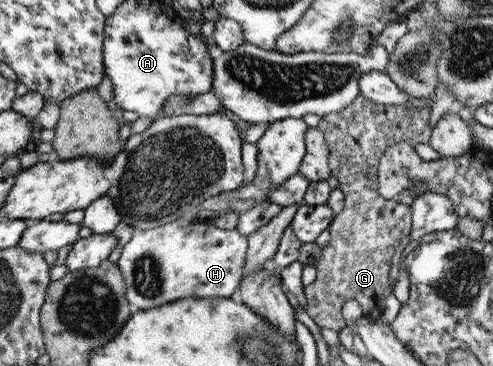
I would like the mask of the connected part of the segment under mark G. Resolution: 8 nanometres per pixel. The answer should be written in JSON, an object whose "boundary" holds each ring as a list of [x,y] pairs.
{"boundary":[[[359,96],[339,110],[339,112],[322,116],[318,129],[323,132],[330,150],[329,168],[331,175],[339,181],[338,188],[345,195],[343,210],[332,220],[328,228],[331,239],[329,244],[322,247],[322,258],[316,264],[317,279],[313,284],[304,287],[307,299],[307,314],[319,325],[321,330],[331,329],[341,332],[346,328],[346,321],[342,316],[342,307],[346,300],[357,300],[363,309],[363,317],[367,319],[380,319],[384,312],[384,302],[389,295],[393,294],[390,273],[395,250],[401,244],[403,238],[407,238],[412,230],[412,212],[407,204],[396,199],[386,199],[378,191],[378,166],[380,158],[387,148],[399,143],[406,142],[411,147],[421,142],[428,143],[431,136],[430,126],[431,108],[409,108],[405,105],[382,105],[368,101]]]}

